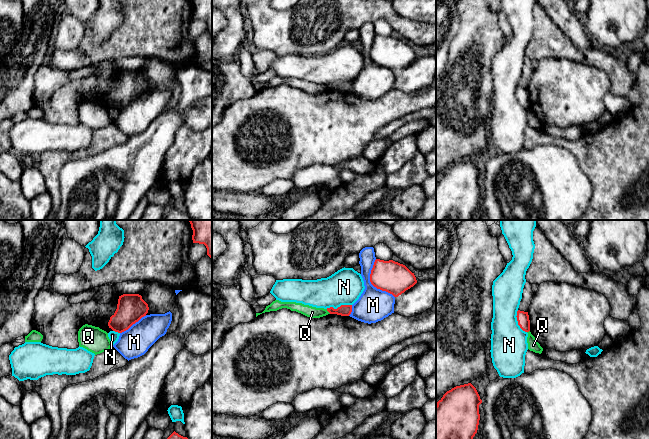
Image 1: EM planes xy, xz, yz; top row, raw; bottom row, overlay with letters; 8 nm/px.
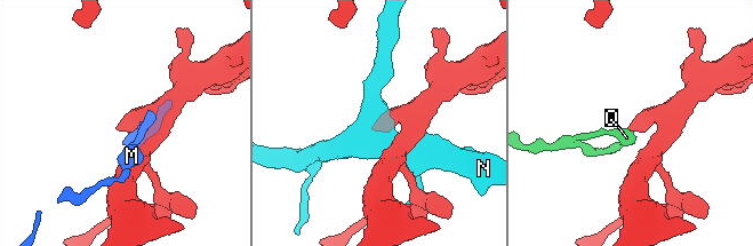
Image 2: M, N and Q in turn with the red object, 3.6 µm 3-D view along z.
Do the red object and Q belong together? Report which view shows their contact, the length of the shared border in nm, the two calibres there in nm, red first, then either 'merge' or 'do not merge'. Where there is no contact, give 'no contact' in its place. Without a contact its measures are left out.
xz | 50 nm | 100/100 nm | do not merge

